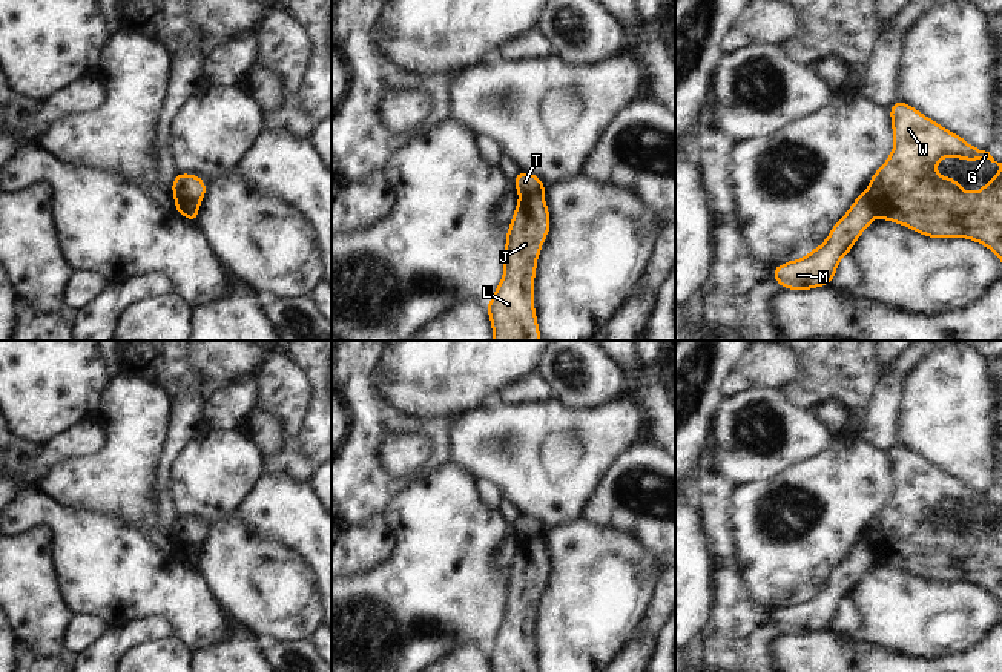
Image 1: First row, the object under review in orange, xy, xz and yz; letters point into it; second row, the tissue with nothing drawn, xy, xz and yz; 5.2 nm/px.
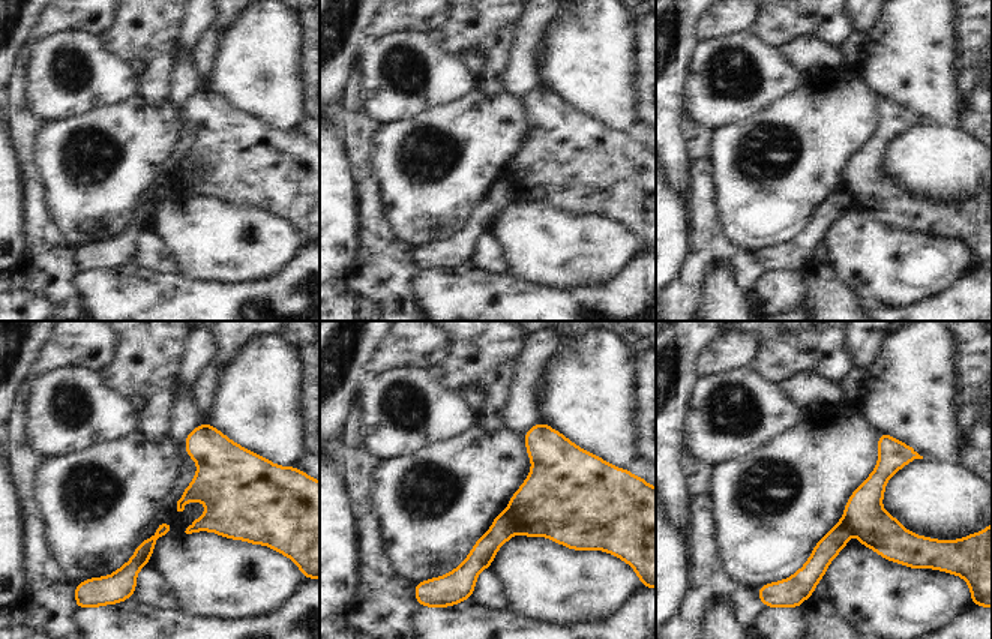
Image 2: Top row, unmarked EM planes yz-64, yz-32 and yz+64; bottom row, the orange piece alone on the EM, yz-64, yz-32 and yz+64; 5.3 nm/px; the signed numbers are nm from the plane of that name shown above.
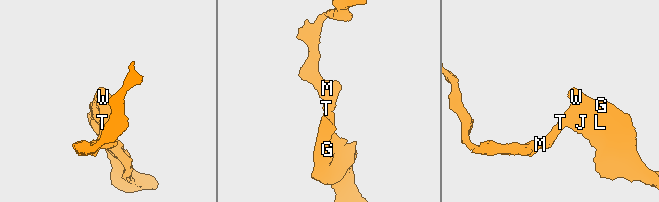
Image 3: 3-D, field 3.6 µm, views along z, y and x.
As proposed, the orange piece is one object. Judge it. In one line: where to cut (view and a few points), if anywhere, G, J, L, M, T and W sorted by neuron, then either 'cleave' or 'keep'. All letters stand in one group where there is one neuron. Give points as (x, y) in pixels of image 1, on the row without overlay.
yz (866, 536), (876, 557) | G J L W / M T | cleave

